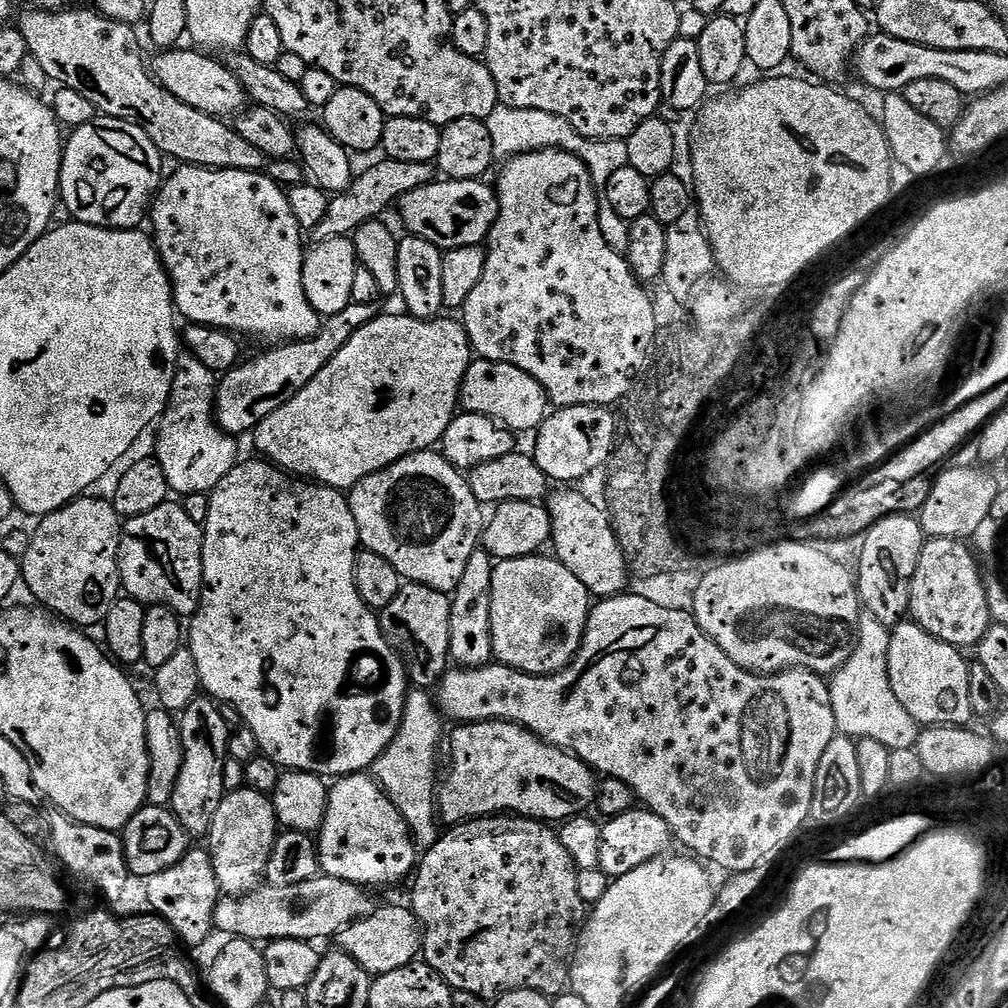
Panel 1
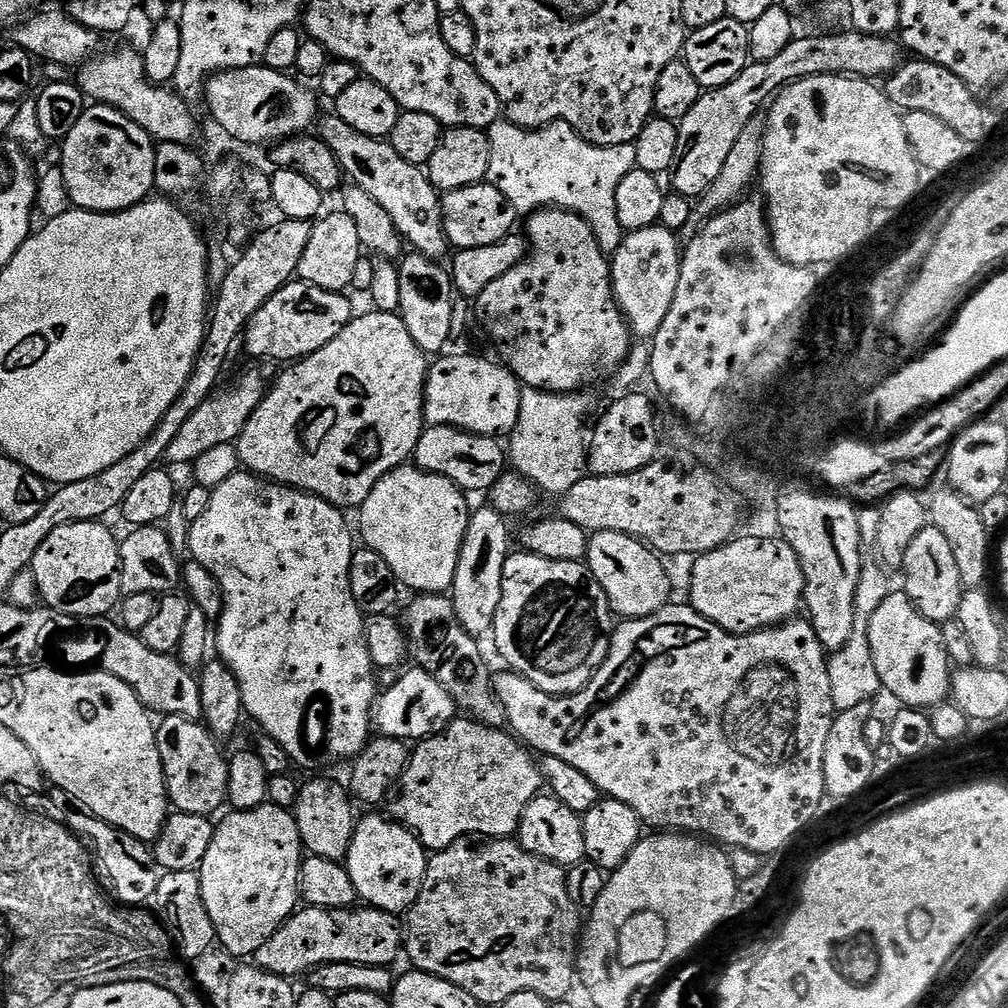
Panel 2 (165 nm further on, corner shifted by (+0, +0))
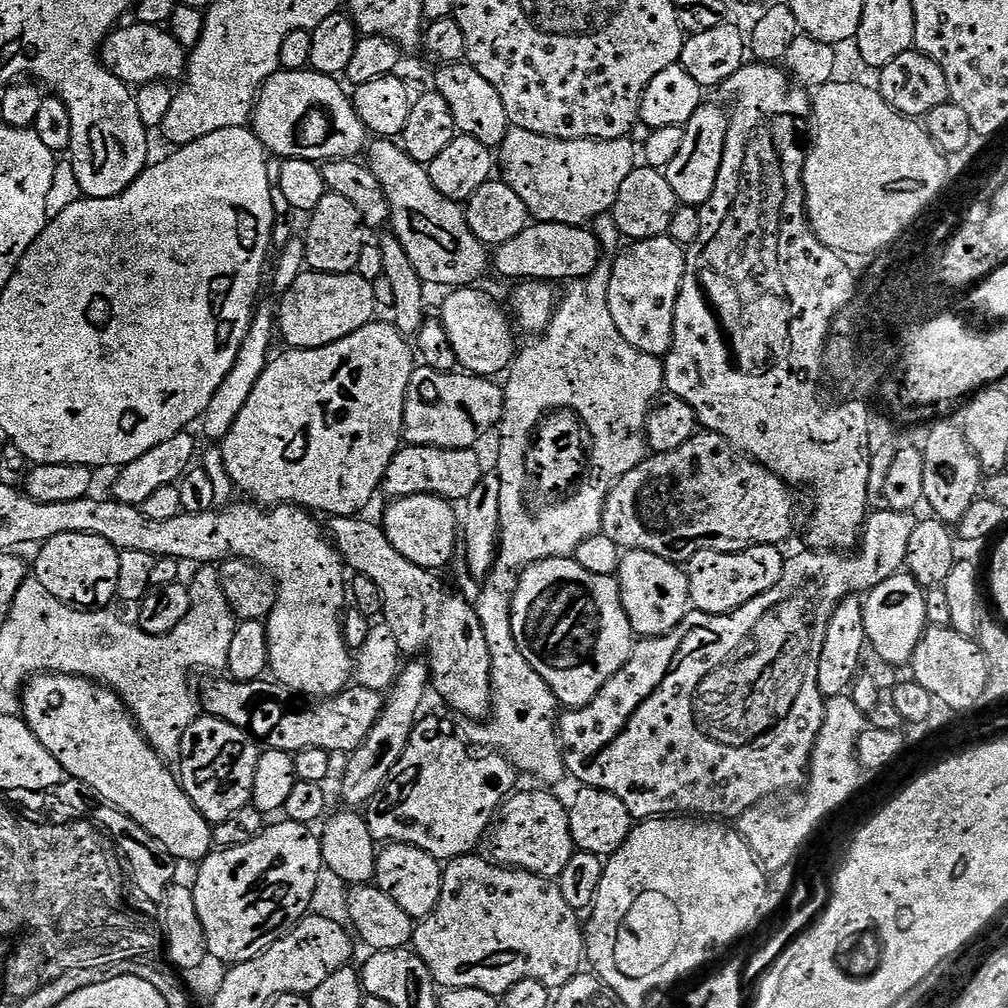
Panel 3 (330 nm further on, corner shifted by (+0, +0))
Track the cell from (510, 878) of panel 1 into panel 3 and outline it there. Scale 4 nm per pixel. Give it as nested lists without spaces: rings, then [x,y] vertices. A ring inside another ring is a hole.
[[[480,854],[459,856],[457,860],[447,861],[443,865],[442,894],[438,898],[438,906],[427,918],[415,925],[412,933],[411,947],[416,955],[422,958],[422,962],[426,962],[426,966],[430,970],[430,974],[436,979],[437,985],[444,990],[449,988],[486,990],[486,994],[500,998],[503,997],[505,992],[510,990],[510,986],[514,986],[523,980],[542,982],[550,990],[559,990],[562,986],[566,986],[566,982],[570,982],[575,976],[581,975],[582,968],[580,968],[580,963],[583,965],[586,960],[586,932],[582,927],[581,913],[577,909],[572,908],[570,902],[566,902],[566,898],[562,898],[562,890],[559,883],[555,879],[539,876],[538,874],[530,874],[529,872],[522,871],[520,868],[493,864],[491,859],[485,858],[483,855],[481,856]]]

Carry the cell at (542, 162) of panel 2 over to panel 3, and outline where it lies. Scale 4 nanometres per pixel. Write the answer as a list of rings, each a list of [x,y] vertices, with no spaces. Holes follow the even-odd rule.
[[[510,126],[498,149],[498,164],[502,166],[500,174],[504,183],[525,202],[529,215],[535,221],[585,227],[601,214],[611,211],[622,182],[636,167],[638,148],[631,140],[629,137],[614,140],[554,139]]]

